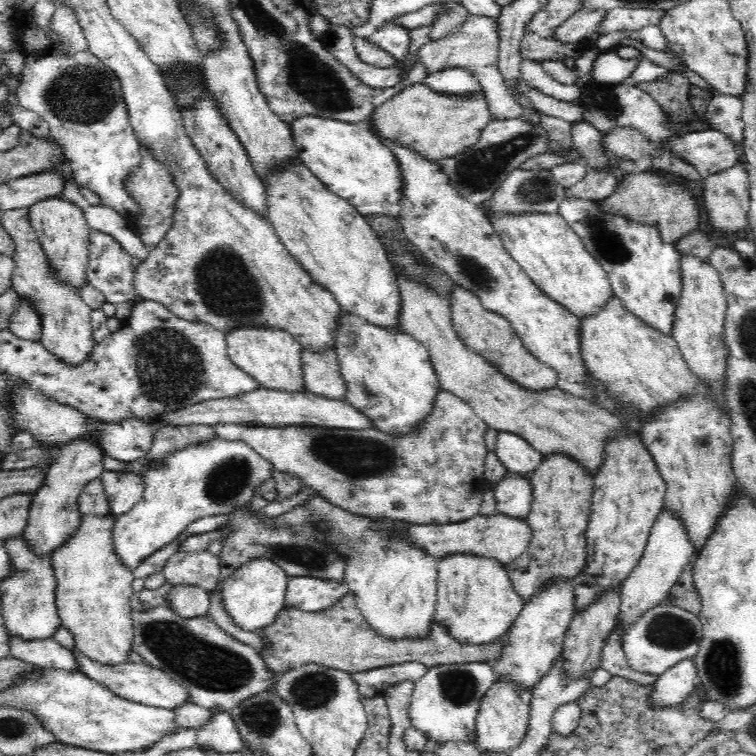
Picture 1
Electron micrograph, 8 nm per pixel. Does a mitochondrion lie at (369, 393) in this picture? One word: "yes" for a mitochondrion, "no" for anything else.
yes

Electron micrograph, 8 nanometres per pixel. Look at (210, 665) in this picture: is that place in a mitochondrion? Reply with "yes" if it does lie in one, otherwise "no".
yes

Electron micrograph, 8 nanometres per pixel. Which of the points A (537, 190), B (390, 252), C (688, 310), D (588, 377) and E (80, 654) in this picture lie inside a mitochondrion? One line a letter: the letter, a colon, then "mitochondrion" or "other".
A: mitochondrion
B: other
C: other
D: other
E: other

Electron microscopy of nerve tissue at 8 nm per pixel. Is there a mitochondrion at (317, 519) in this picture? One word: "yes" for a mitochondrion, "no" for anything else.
yes

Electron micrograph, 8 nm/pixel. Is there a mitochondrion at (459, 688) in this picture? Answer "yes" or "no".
yes

